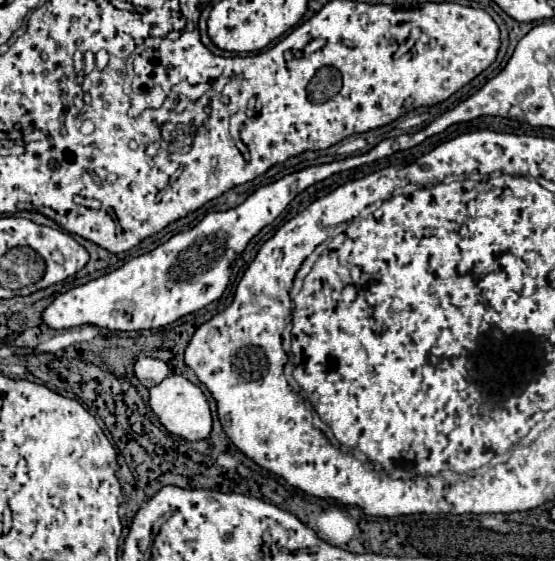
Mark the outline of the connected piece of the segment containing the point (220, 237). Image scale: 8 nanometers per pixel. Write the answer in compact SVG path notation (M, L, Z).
M392 138L385 139L364 155L354 155L324 165L312 165L302 171L284 175L270 185L262 185L238 207L208 213L196 227L172 235L154 251L134 257L120 269L58 295L54 303L44 311L44 323L52 329L68 329L90 323L118 331L142 331L164 327L168 323L174 323L178 317L206 307L210 301L222 297L230 279L230 265L244 251L248 241L262 227L270 225L300 191L338 171L354 169L392 155L391 145Z

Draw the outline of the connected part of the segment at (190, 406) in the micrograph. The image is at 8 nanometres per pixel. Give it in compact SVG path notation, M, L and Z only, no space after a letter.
M168 375L168 379L164 379L162 383L158 383L156 387L150 387L150 407L154 411L154 415L160 419L160 423L172 433L178 435L182 439L188 441L200 441L206 439L210 435L212 429L212 415L210 415L210 405L204 397L204 393L192 385L186 377L182 375Z

